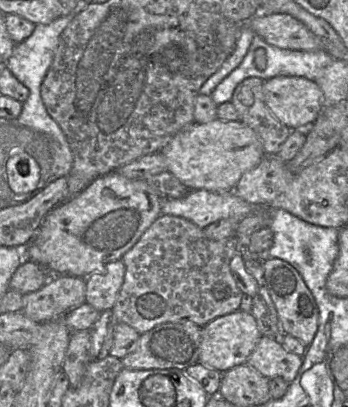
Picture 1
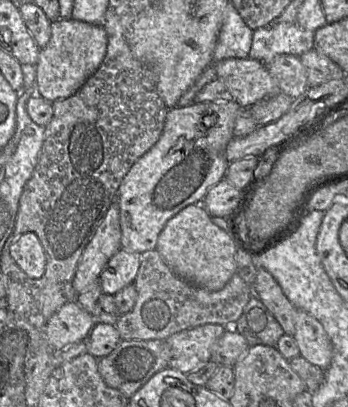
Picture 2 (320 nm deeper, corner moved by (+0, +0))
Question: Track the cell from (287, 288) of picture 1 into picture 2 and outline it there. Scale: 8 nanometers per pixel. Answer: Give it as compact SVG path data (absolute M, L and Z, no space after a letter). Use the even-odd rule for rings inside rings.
M296 309L293 337L299 348L299 355L308 362L326 370L332 361L332 344L322 324L312 315Z

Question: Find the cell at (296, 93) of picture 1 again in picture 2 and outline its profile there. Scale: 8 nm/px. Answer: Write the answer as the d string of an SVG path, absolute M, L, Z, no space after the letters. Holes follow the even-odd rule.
M246 57L213 62L216 79L223 81L241 108L251 107L258 101L281 92L266 64Z

